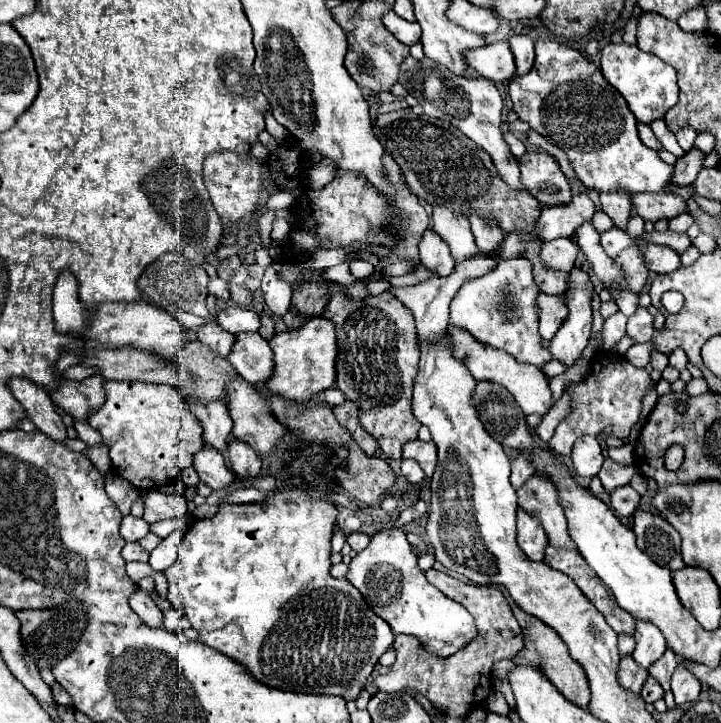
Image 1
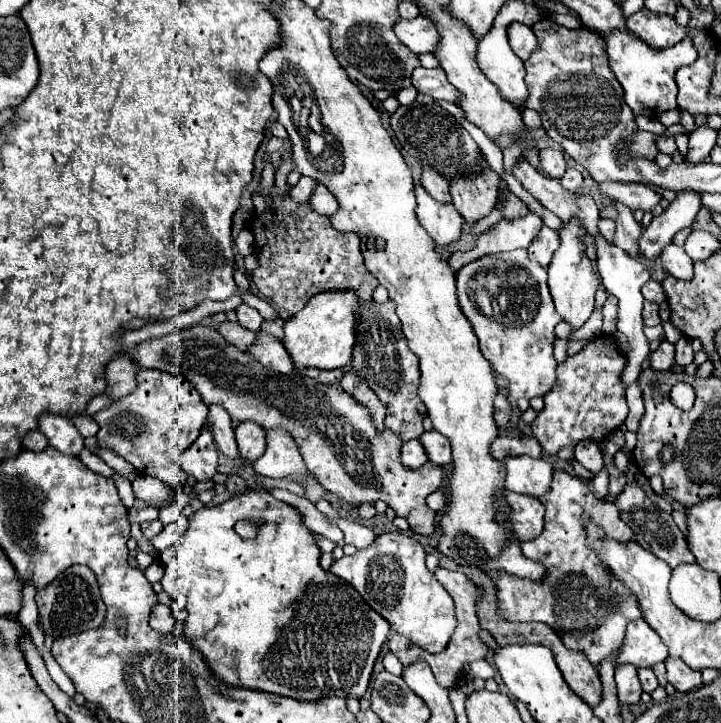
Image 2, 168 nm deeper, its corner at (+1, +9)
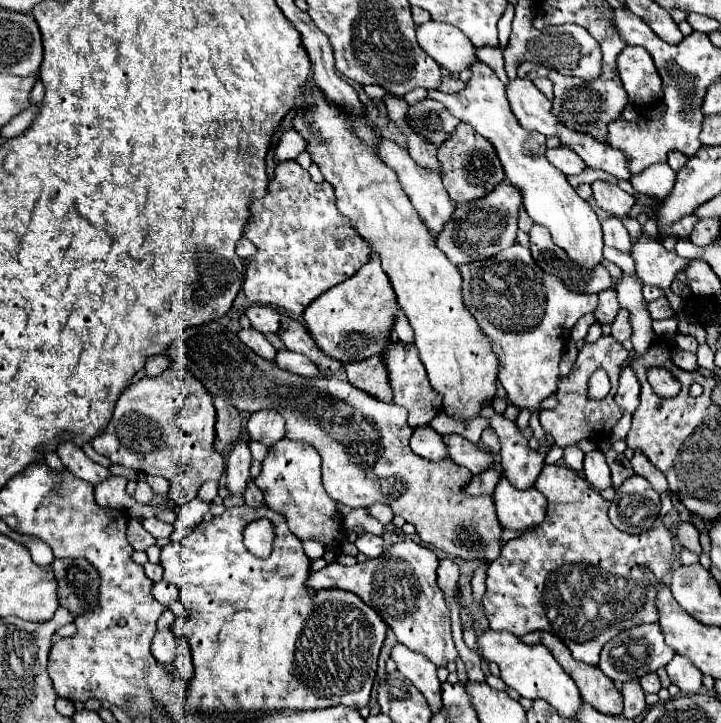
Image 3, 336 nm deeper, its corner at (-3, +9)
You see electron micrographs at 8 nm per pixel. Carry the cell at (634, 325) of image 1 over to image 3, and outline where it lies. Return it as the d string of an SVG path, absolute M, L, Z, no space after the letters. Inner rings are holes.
M659 297L659 299L651 301L649 303L649 313L651 313L653 319L669 319L669 317L675 315L675 311L671 309L667 297Z

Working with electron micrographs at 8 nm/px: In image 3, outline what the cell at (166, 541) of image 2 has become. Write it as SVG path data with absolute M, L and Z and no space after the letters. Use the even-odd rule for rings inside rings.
M193 499L187 505L181 507L177 521L175 521L175 529L169 535L171 541L183 541L183 537L187 537L205 517L205 513L209 513L211 503L209 501L201 501L201 499Z

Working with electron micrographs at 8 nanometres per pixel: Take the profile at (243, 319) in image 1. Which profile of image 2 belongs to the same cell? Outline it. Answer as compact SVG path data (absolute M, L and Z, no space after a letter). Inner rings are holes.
M239 305L239 307L235 309L235 313L237 313L237 321L239 321L241 327L251 329L251 331L257 331L257 329L261 327L263 317L259 315L257 309L253 309L253 307L249 307L249 305Z

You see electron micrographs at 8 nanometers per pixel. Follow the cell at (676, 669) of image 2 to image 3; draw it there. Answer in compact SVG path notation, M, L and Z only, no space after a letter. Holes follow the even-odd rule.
M675 655L667 665L665 665L671 683L675 683L681 693L689 695L689 693L699 693L701 691L701 671L685 657Z

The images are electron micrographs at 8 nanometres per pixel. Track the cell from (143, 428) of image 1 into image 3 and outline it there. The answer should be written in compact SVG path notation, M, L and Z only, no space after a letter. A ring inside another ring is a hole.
M167 369L163 375L157 377L141 377L139 381L125 387L119 395L113 417L103 435L95 437L93 449L111 459L111 463L147 473L147 475L161 475L165 477L171 487L169 495L177 507L189 503L197 497L199 487L205 481L219 481L225 471L225 459L213 447L215 441L215 407L211 393L187 371L187 369Z

